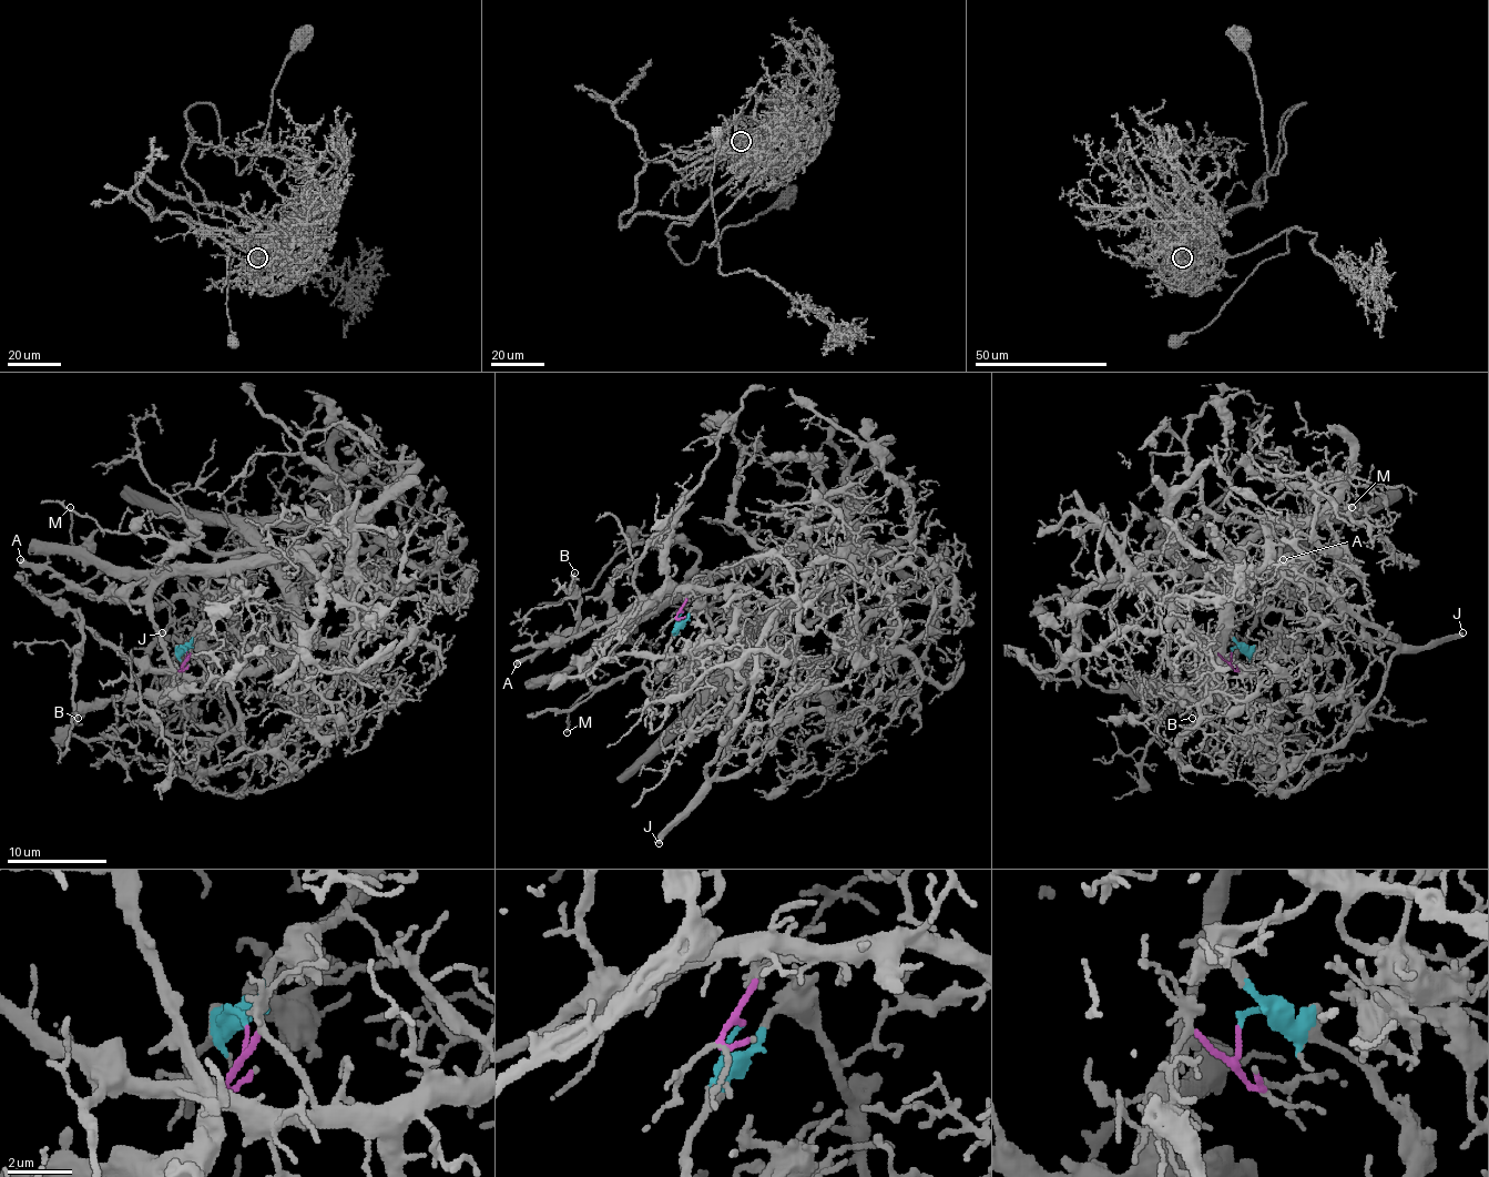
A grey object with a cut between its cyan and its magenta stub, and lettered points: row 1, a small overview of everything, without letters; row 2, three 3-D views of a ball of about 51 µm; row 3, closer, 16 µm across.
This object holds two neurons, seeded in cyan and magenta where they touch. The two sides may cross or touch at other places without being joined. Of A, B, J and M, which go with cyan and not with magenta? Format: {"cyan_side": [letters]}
{"cyan_side": ["J"]}

